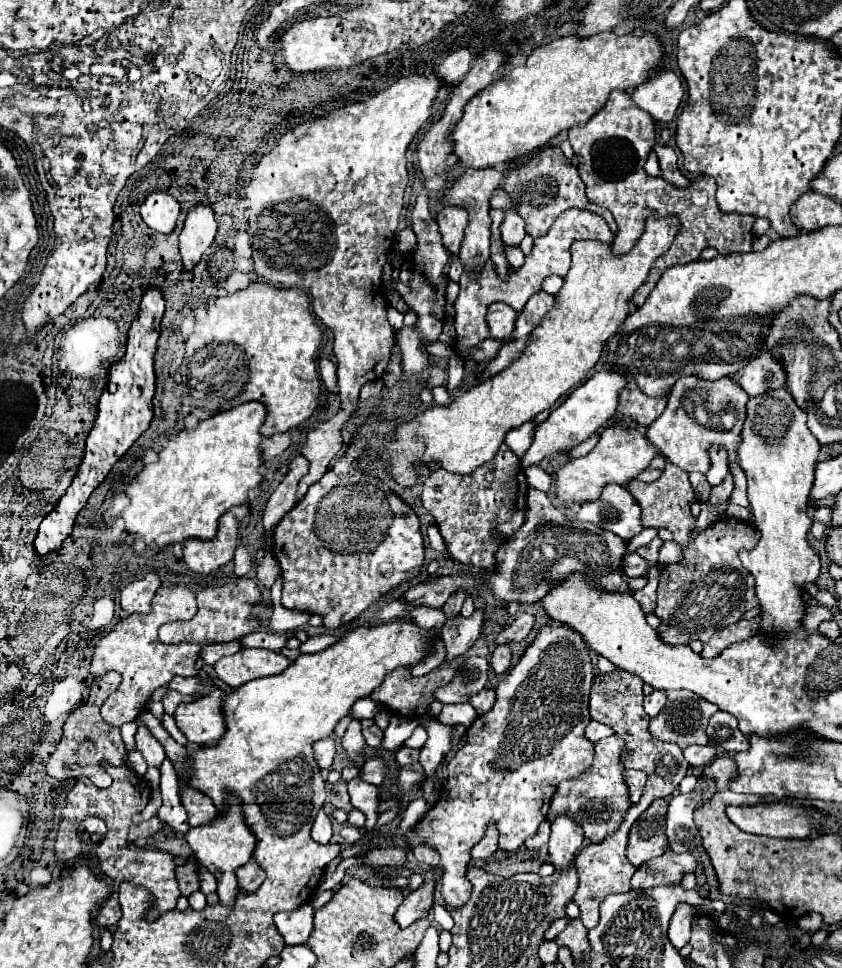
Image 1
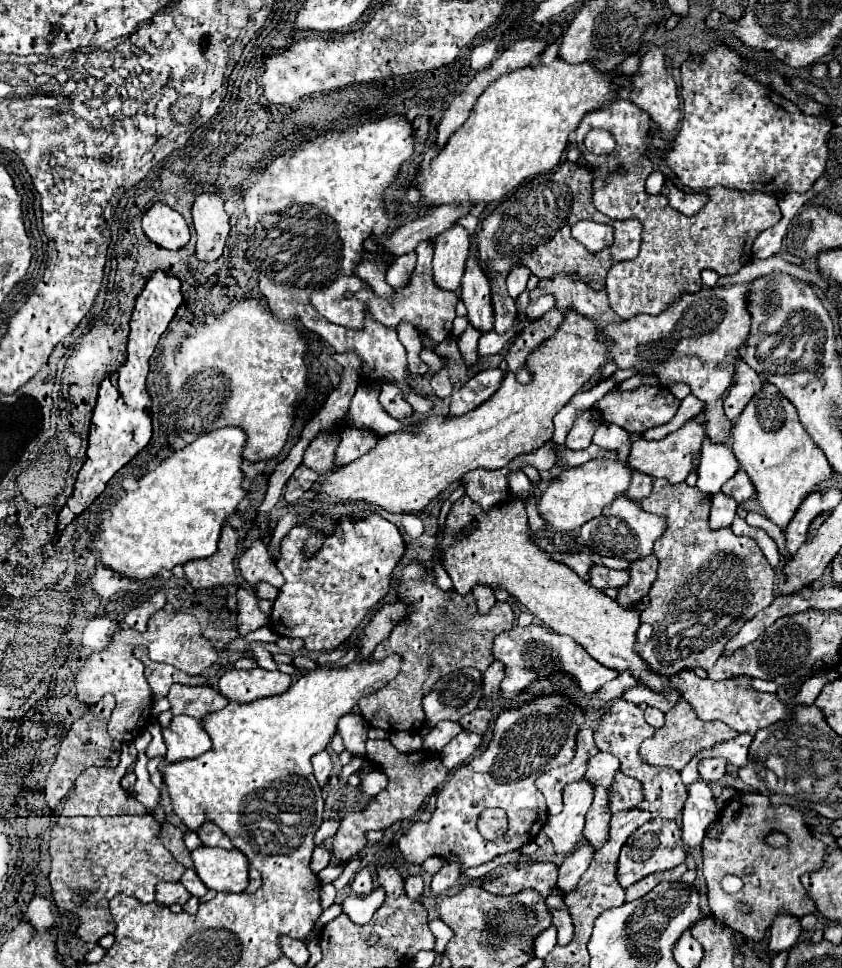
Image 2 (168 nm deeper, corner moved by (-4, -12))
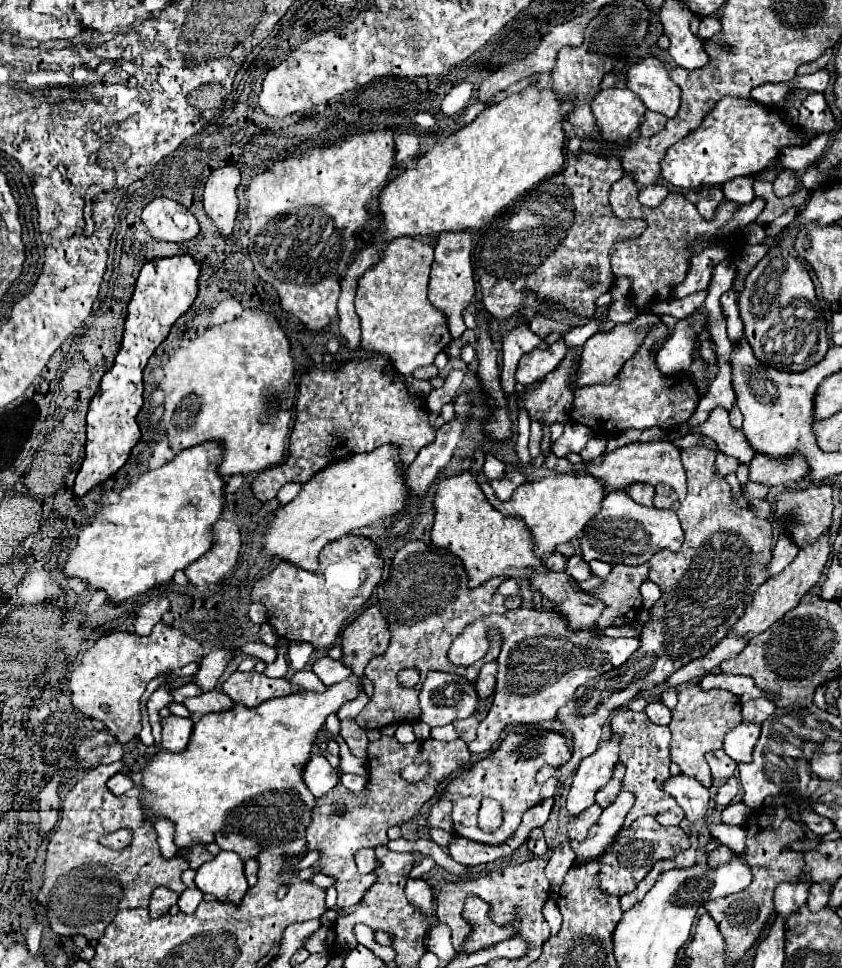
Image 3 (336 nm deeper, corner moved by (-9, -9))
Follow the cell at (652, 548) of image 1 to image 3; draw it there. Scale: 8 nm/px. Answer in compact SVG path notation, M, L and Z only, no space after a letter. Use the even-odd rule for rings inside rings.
M643 563L639 567L613 565L613 571L605 577L605 585L601 589L591 591L607 605L597 625L605 629L633 623L641 609L639 587L647 579L649 579L649 563Z

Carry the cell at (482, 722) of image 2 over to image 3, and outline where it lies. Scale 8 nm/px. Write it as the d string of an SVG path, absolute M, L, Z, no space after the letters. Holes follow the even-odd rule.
M471 715L467 719L457 719L457 723L455 723L455 729L463 741L473 741L477 727L479 727L479 721L475 715Z

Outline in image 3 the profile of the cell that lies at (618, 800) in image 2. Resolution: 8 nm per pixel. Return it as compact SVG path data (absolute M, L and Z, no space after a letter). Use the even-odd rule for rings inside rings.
M617 763L617 765L615 765L615 773L613 773L611 781L597 792L595 802L599 803L603 809L605 809L605 807L609 807L609 805L615 801L615 797L619 795L623 775L625 775L625 767L623 767L623 763Z

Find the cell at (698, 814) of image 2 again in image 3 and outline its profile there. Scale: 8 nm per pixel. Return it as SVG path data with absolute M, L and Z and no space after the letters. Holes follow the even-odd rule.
M675 775L675 777L667 779L665 789L669 795L673 795L677 799L681 809L685 811L685 817L691 823L695 823L707 815L709 791L697 779L691 779L689 775Z

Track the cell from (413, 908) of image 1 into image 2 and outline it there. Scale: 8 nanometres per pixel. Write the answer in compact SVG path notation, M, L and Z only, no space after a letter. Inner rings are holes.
M444 862L444 866L438 870L438 874L434 874L432 892L442 894L446 888L454 886L458 878L460 878L460 862Z

